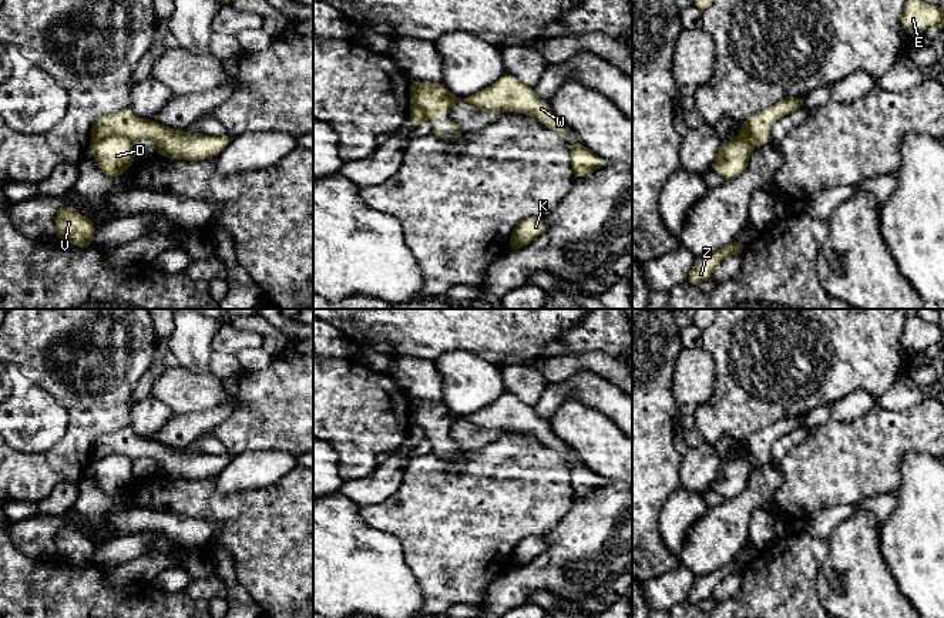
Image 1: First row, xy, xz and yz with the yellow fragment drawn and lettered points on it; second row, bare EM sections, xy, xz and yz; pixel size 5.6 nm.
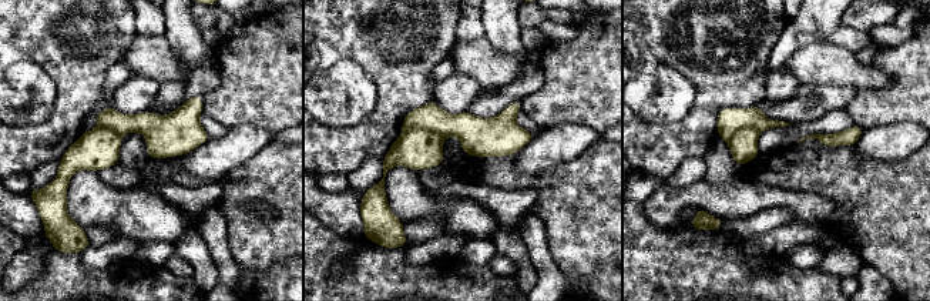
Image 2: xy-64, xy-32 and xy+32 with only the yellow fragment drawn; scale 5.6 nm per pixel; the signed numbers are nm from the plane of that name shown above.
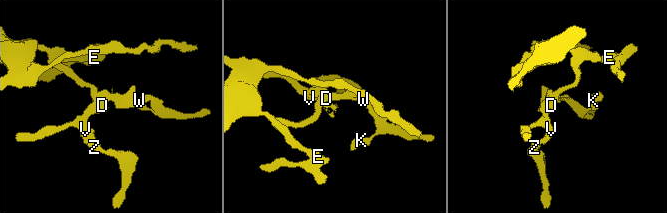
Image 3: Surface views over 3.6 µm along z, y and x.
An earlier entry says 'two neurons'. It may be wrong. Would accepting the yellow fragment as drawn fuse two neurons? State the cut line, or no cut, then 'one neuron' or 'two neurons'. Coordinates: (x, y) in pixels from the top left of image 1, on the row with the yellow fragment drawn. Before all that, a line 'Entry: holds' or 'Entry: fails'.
Entry: holds
xy (91, 140), (126, 135), (133, 141) | two neurons

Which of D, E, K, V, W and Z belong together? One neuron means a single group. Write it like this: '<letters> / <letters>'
D V Z / E K W

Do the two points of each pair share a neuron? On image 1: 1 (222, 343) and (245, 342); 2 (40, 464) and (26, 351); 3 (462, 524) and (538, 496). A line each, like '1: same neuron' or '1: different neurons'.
1: same neuron
2: same neuron
3: same neuron

